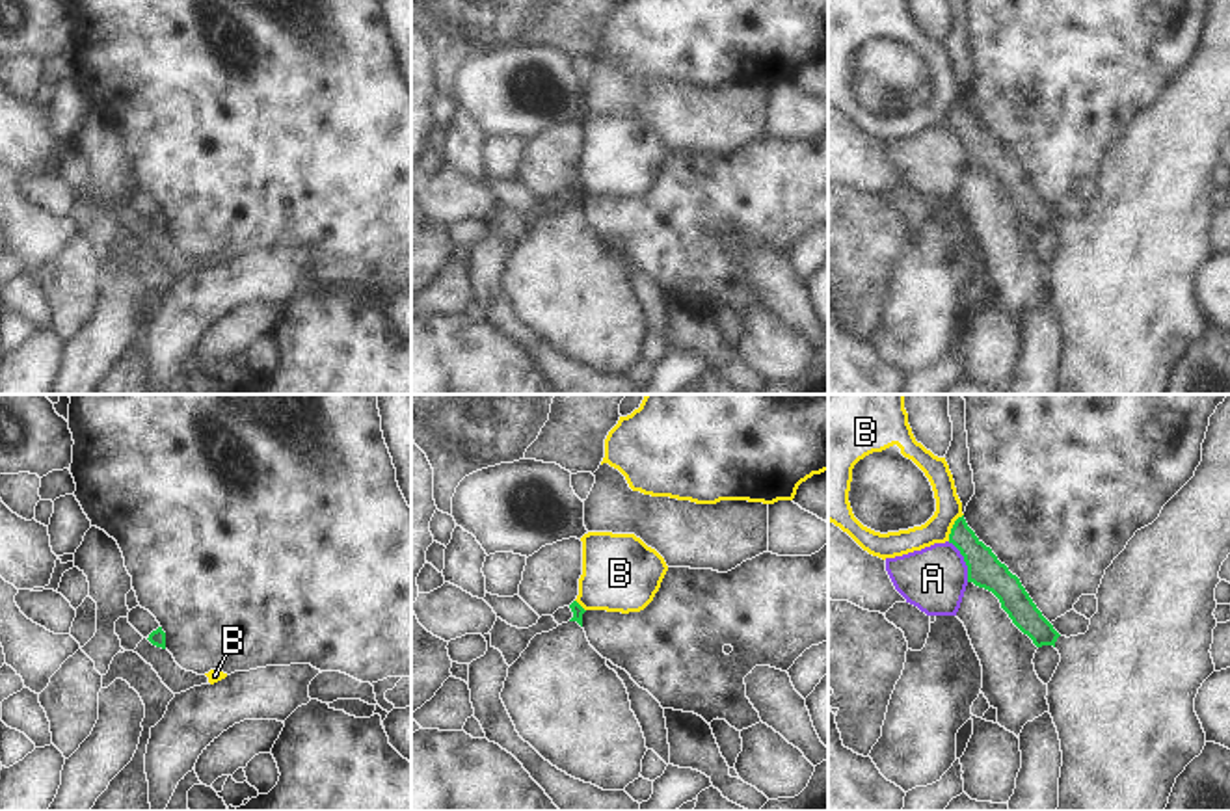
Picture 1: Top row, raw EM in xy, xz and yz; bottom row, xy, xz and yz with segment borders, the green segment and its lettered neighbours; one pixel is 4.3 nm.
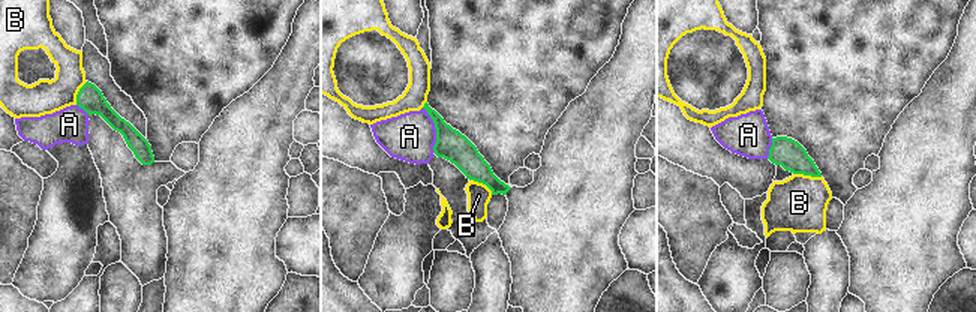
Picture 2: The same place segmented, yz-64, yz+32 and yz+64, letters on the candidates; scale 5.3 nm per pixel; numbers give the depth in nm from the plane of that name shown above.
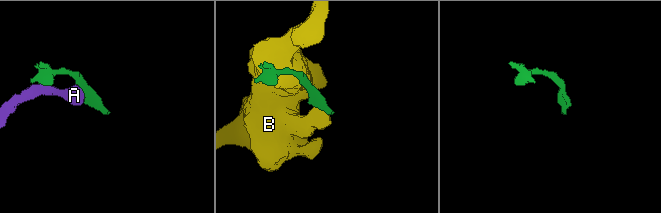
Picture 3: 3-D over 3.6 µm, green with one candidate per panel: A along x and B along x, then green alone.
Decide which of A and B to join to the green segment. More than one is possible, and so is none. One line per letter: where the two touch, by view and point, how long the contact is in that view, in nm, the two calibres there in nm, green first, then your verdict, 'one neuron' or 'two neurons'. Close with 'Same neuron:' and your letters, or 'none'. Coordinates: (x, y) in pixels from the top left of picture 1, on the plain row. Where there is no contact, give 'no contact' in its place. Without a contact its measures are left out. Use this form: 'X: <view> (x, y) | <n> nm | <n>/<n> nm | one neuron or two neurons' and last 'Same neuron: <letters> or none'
A: yz (964, 144) | 200 nm | 150/280 nm | two neurons
B: yz (953, 110) | 140 nm | 150/110 nm | two neurons
Same neuron: none

